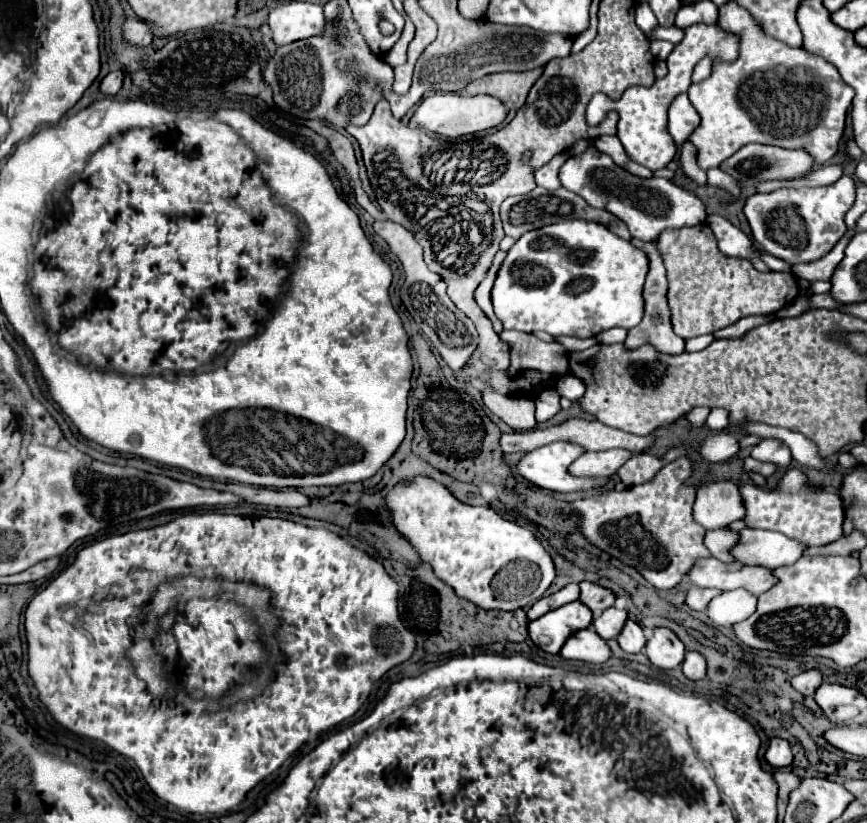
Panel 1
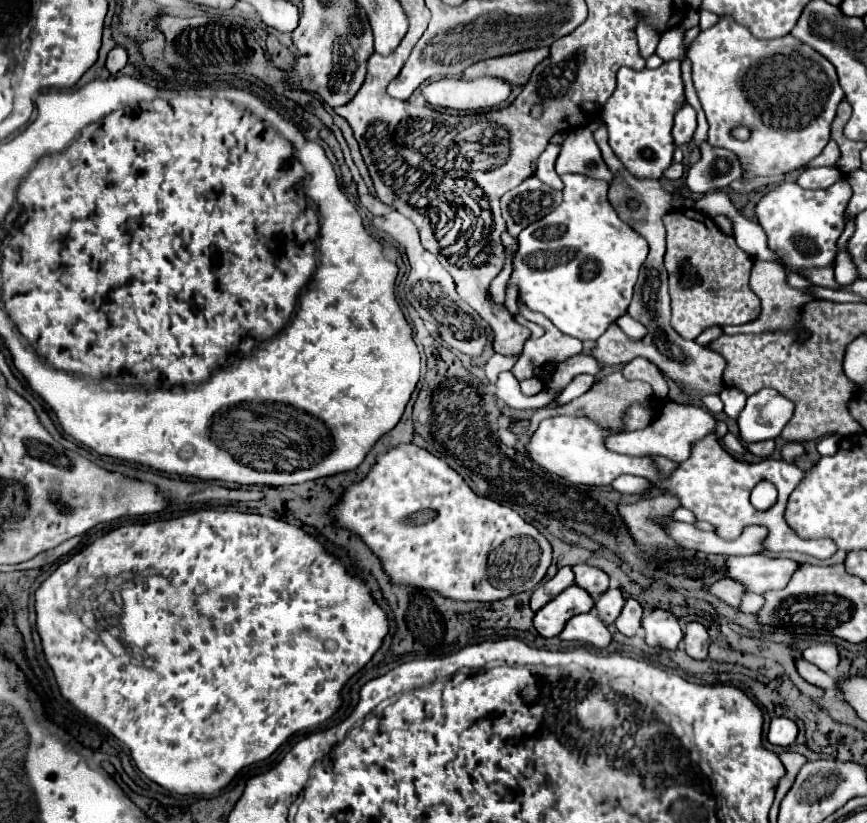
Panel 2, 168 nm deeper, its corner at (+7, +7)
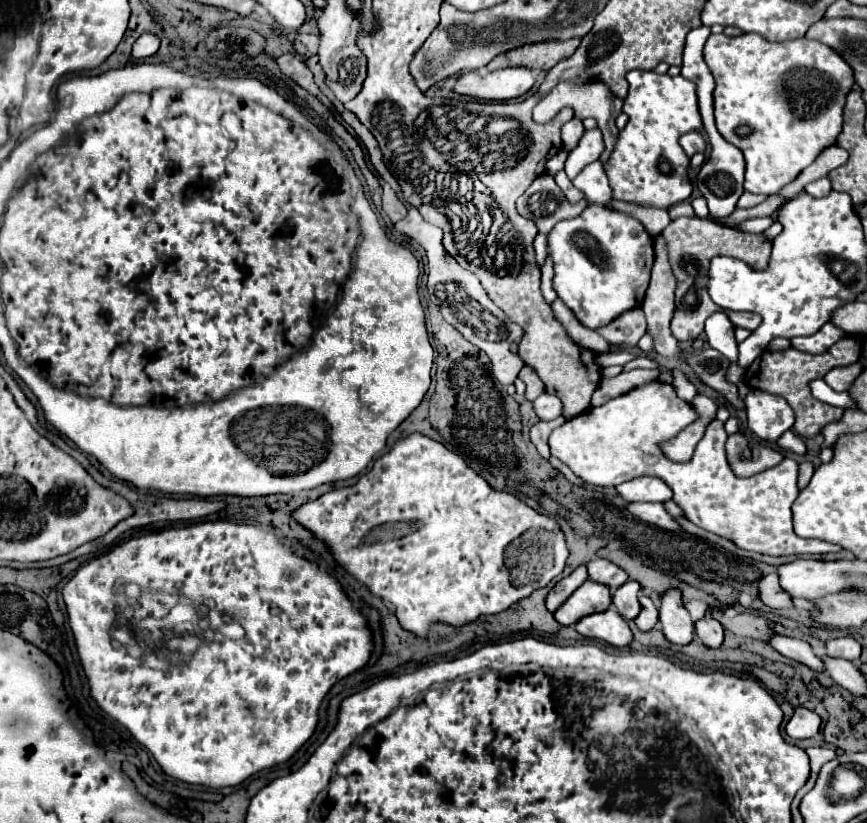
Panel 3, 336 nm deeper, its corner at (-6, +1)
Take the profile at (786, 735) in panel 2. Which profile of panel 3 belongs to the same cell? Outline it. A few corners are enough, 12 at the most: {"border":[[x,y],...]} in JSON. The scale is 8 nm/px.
{"border":[[799,706],[787,724],[795,740],[819,734],[821,718]]}

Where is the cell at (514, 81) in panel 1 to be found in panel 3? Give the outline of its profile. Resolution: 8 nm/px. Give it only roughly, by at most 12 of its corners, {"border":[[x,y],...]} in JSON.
{"border":[[581,38],[513,48],[493,58],[487,70],[507,66],[553,68],[569,58]]}

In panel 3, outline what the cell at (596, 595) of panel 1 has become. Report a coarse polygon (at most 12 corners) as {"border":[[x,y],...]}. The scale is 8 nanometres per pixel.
{"border":[[595,556],[587,562],[589,578],[609,586],[629,580],[623,568]]}

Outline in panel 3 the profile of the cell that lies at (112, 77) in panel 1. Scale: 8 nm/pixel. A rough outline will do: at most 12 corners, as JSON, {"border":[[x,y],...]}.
{"border":[[155,34],[139,36],[133,44],[133,58],[141,60],[159,50]]}

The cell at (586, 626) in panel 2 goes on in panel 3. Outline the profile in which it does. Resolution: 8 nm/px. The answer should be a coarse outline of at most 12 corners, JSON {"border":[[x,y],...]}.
{"border":[[615,608],[589,614],[575,624],[585,638],[617,648],[633,640]]}

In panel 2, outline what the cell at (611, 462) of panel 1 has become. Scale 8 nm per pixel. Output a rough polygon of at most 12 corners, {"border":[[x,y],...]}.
{"border":[[666,402],[648,428],[612,434],[610,452],[690,458],[716,432],[700,406]]}

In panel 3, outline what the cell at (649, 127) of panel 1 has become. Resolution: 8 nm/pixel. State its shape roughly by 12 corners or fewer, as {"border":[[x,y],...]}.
{"border":[[631,70],[603,164],[613,200],[663,210],[693,186],[679,138],[695,84]]}

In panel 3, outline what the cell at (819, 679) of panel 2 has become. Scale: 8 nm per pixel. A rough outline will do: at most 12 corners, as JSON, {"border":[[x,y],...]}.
{"border":[[771,634],[769,644],[783,656],[813,670],[823,662],[797,638]]}

